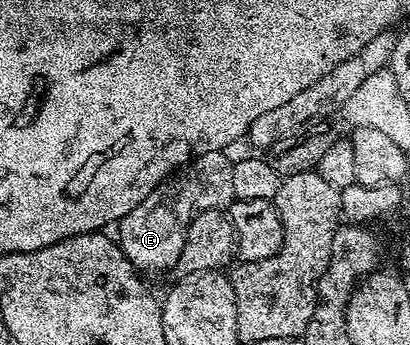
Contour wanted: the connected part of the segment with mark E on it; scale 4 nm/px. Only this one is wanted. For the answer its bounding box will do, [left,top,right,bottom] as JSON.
[115,150,233,273]

